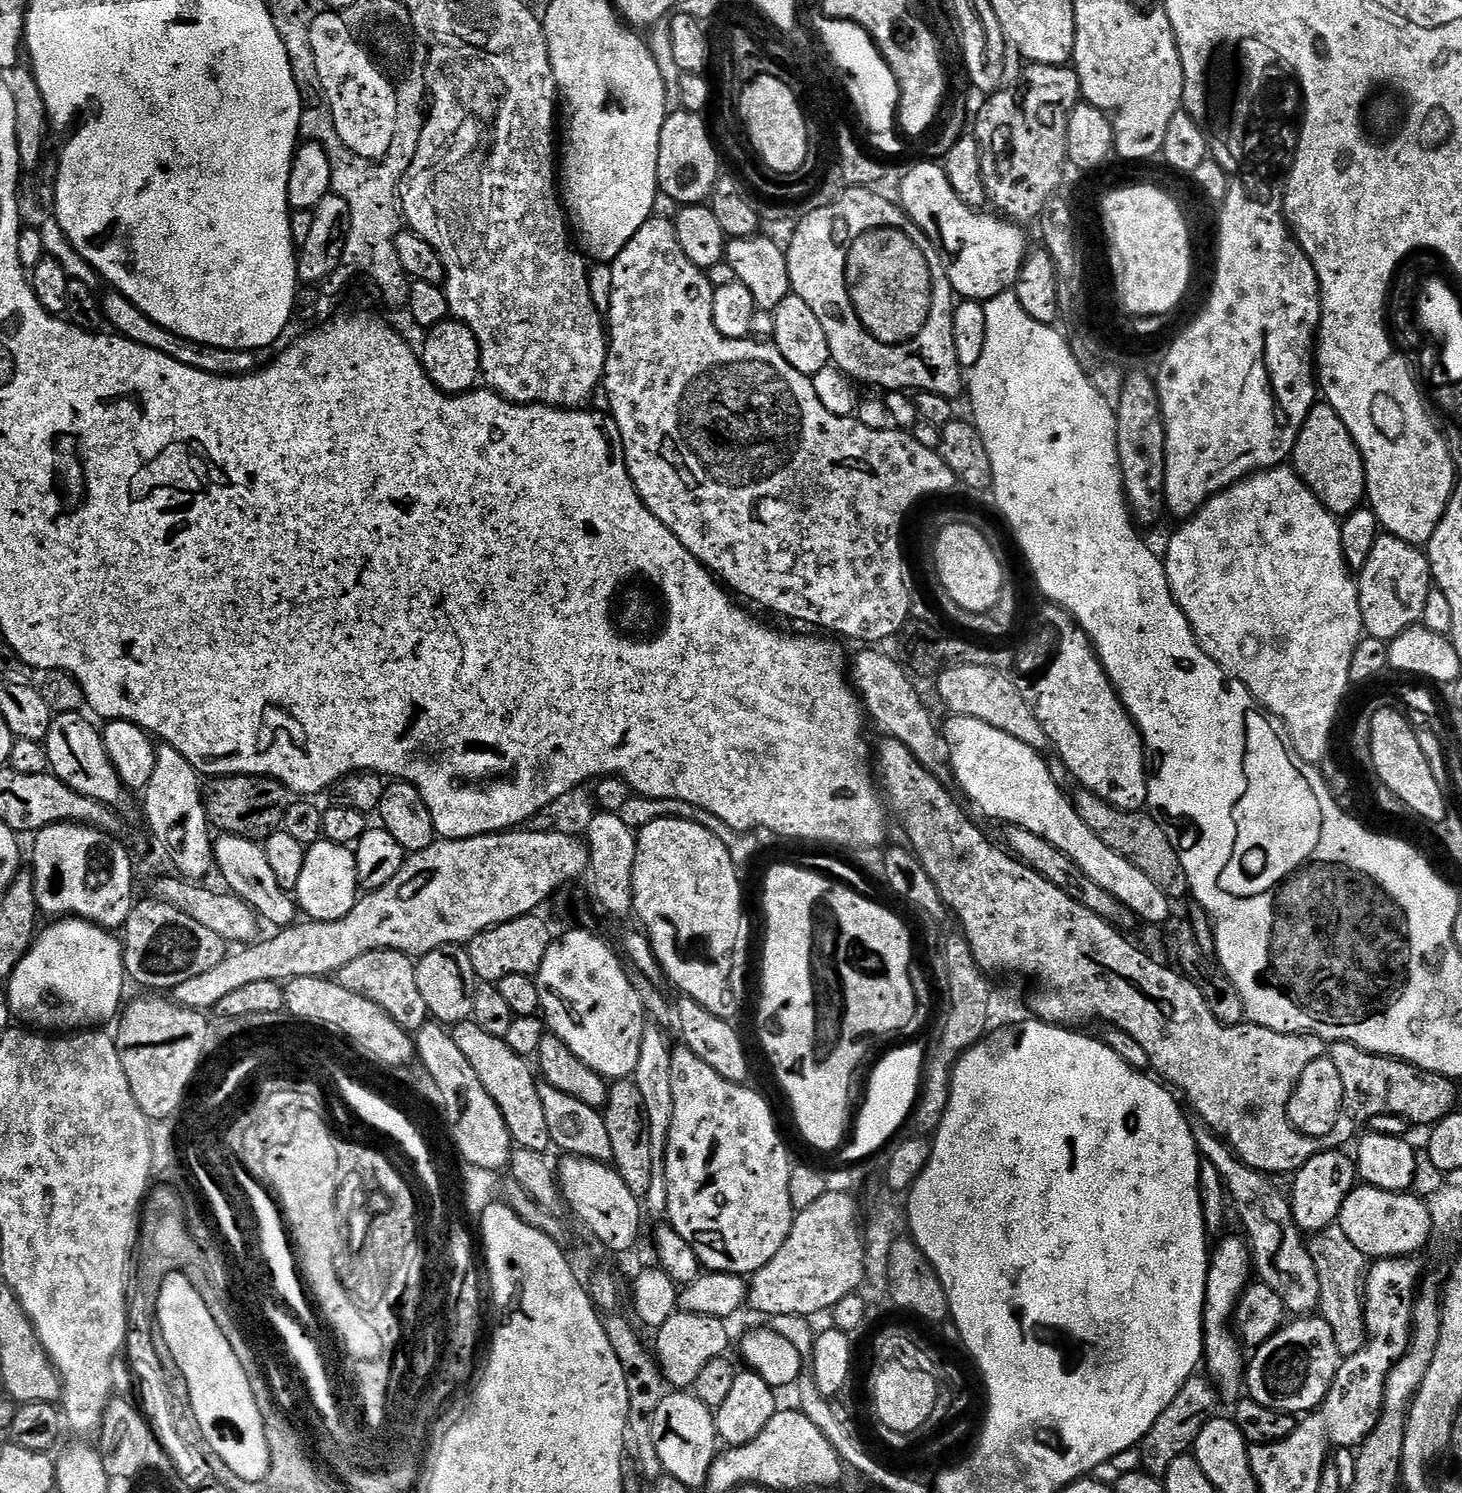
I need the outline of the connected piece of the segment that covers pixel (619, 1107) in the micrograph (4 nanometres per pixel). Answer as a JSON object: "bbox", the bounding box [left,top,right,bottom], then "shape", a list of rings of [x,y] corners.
{"bbox":[602,1079,653,1198],"shape":[[[635,1079],[617,1080],[609,1087],[608,1102],[602,1109],[606,1122],[606,1134],[610,1134],[610,1146],[613,1150],[611,1163],[616,1172],[630,1186],[630,1194],[644,1198],[650,1190],[653,1177],[653,1159],[650,1158],[650,1126],[646,1116],[646,1101],[638,1091]]]}

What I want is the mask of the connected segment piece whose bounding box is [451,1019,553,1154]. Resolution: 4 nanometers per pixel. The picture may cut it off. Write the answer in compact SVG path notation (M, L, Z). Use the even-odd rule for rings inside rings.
M473 1019L463 1020L455 1025L451 1033L462 1054L466 1054L466 1058L469 1059L470 1066L474 1066L474 1070L477 1071L478 1078L482 1078L482 1086L486 1086L490 1098L494 1098L494 1102L502 1110L502 1118L506 1118L513 1145L547 1153L547 1148L551 1149L553 1143L550 1138L550 1125L546 1122L545 1111L542 1110L540 1084L533 1065L528 1065L508 1045L509 1041L505 1037L486 1034L486 1030L482 1030L482 1026L478 1026Z

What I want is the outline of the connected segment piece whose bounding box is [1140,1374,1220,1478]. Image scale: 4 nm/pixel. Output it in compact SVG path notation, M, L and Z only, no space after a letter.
M1194 1374L1182 1390L1175 1396L1174 1401L1158 1416L1154 1426L1150 1428L1140 1443L1143 1471L1149 1476L1165 1477L1169 1466L1175 1458L1189 1453L1194 1447L1202 1427L1215 1417L1220 1395L1212 1382L1203 1375Z

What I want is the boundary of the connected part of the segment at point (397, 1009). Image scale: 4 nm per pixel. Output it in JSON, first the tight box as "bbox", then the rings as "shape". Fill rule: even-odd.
{"bbox":[338,950,429,1034],"shape":[[[378,950],[362,954],[362,958],[354,958],[350,966],[339,972],[338,982],[346,986],[346,990],[354,990],[354,994],[362,994],[362,998],[382,1006],[382,1010],[386,1010],[386,1014],[390,1014],[390,1018],[394,1018],[394,1022],[398,1022],[410,1034],[429,1023],[428,1007],[418,990],[416,960],[405,952]]]}

